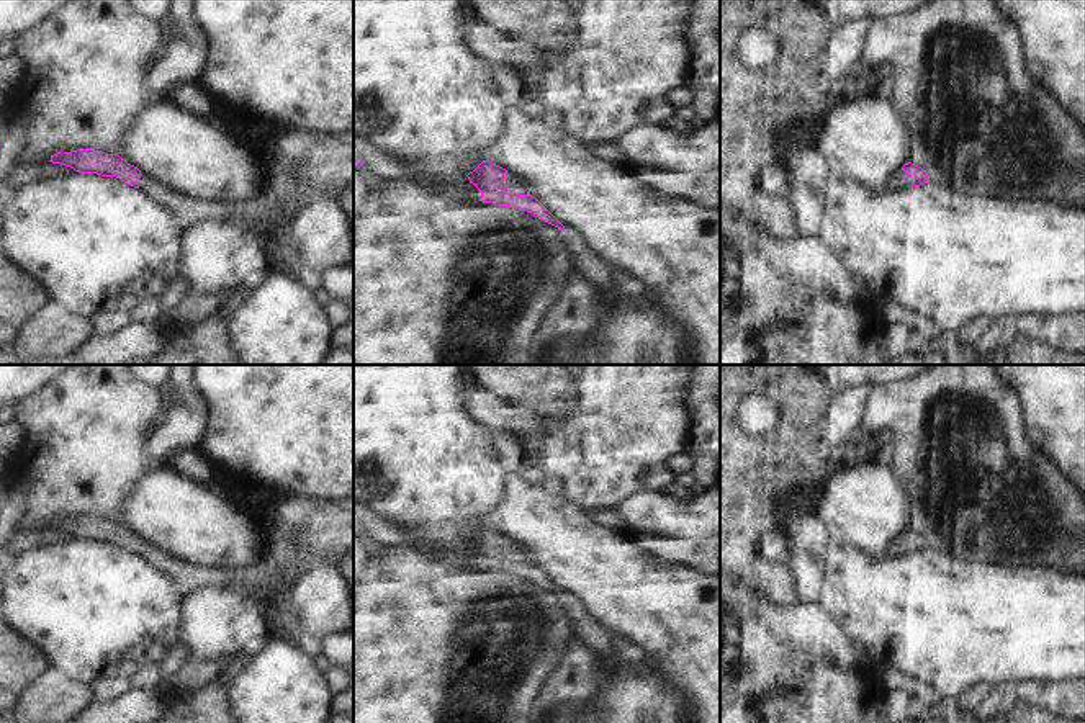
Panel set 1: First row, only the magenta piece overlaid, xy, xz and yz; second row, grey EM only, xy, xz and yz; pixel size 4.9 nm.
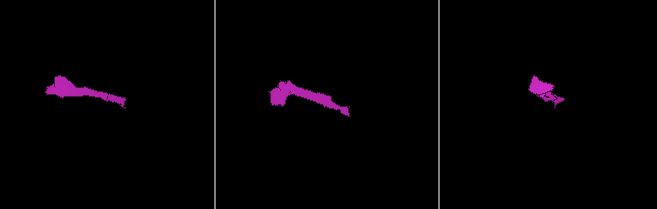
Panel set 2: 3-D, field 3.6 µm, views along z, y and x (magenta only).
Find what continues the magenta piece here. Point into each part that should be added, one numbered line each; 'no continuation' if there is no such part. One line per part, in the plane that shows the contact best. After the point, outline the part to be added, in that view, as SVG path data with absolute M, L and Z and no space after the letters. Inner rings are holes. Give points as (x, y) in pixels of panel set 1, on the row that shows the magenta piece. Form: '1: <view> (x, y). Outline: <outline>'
1: xz (513, 182). Outline: M507 172L504 183L509 190L519 195L532 195L532 190L527 186L527 183L515 177L514 172Z

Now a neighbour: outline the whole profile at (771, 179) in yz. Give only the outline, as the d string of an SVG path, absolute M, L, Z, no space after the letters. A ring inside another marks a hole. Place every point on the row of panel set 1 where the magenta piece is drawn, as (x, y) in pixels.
M784 164L766 165L758 175L758 185L764 195L786 200L789 195L789 183L786 175L787 170Z

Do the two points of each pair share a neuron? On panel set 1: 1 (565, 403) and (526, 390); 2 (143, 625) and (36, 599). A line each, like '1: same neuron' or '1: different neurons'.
1: same neuron
2: same neuron

